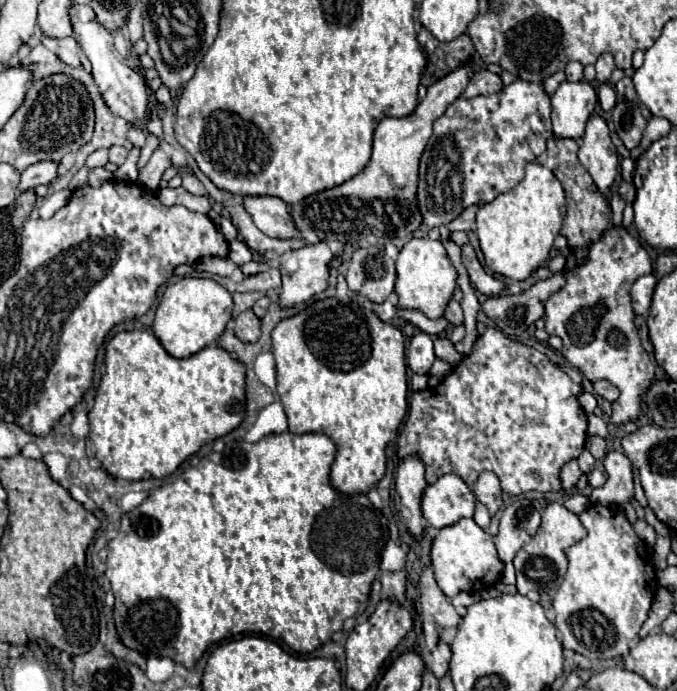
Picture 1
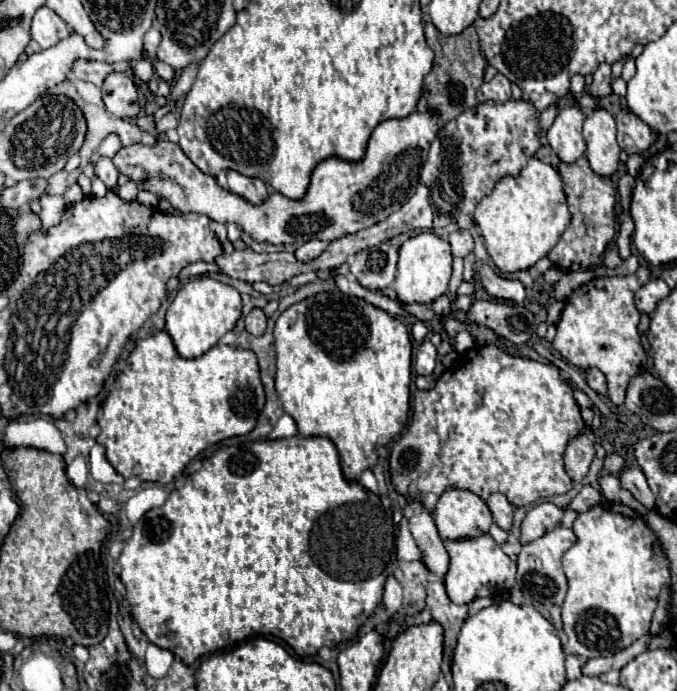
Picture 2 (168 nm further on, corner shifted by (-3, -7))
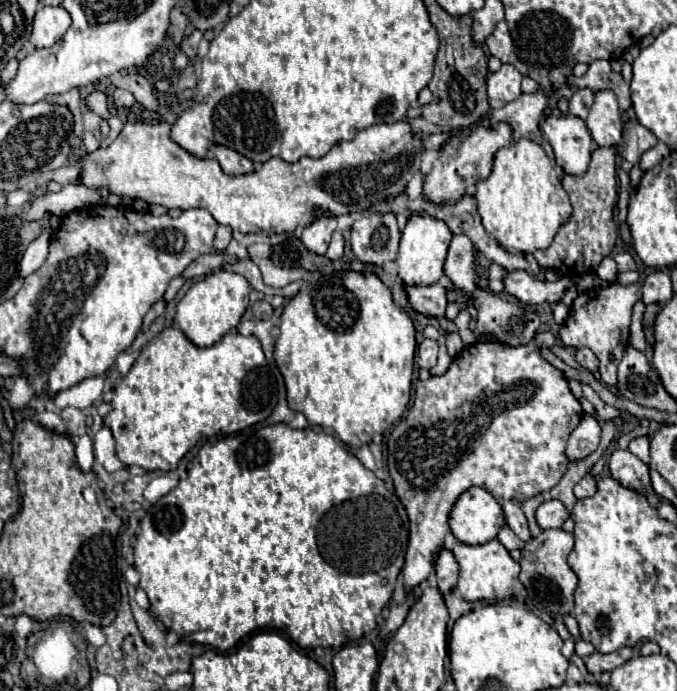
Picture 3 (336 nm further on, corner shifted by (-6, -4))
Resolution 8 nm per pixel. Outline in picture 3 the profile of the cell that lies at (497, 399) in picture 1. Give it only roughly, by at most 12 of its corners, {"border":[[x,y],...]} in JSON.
{"border":[[478,341],[388,437],[424,583],[456,499],[552,489],[582,419],[566,377]]}

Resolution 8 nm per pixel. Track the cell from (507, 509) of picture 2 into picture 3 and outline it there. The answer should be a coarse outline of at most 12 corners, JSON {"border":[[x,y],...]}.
{"border":[[504,501],[506,523],[522,541],[530,541],[520,503]]}

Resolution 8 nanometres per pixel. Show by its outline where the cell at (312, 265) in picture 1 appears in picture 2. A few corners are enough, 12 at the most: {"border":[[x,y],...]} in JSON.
{"border":[[305,242],[295,250],[299,262],[311,262],[327,250],[327,242]]}

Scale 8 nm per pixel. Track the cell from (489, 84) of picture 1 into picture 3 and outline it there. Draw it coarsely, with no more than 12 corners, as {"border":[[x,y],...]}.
{"border":[[504,63],[488,75],[488,101],[500,109],[522,95],[522,73]]}

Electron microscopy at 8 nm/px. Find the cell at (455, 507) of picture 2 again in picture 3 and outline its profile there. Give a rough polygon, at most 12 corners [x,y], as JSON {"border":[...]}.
{"border":[[482,487],[462,493],[450,513],[466,545],[496,539],[506,519]]}

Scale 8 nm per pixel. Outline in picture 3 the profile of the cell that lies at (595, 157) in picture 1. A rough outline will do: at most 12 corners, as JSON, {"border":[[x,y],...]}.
{"border":[[610,89],[596,91],[586,125],[598,147],[620,145],[622,113]]}

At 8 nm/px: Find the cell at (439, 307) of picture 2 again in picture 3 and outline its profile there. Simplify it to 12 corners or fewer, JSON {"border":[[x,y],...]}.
{"border":[[404,285],[408,303],[422,315],[442,317],[446,289]]}

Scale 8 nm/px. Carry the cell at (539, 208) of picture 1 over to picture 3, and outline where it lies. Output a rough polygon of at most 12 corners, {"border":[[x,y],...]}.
{"border":[[496,151],[474,197],[486,231],[546,249],[572,211],[546,151]]}

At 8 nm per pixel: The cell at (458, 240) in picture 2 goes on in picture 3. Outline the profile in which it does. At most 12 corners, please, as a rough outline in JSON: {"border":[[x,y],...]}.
{"border":[[454,235],[444,275],[454,285],[476,289],[474,245]]}

